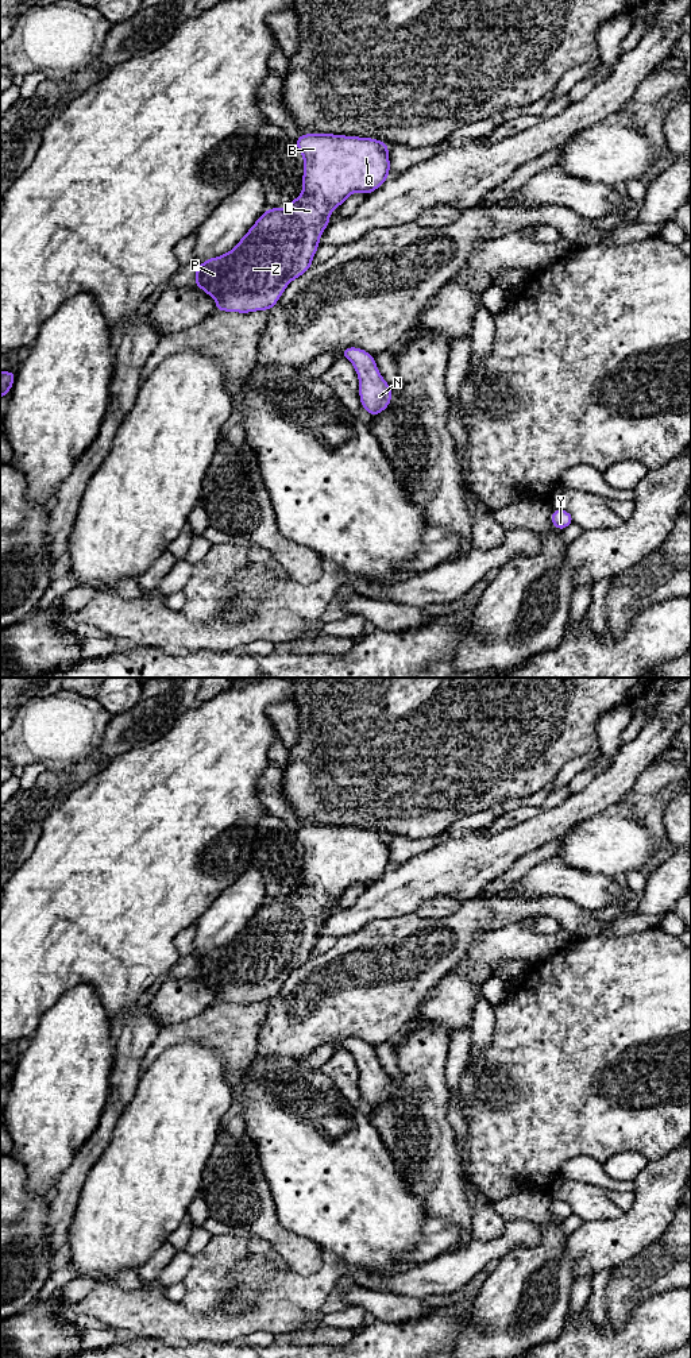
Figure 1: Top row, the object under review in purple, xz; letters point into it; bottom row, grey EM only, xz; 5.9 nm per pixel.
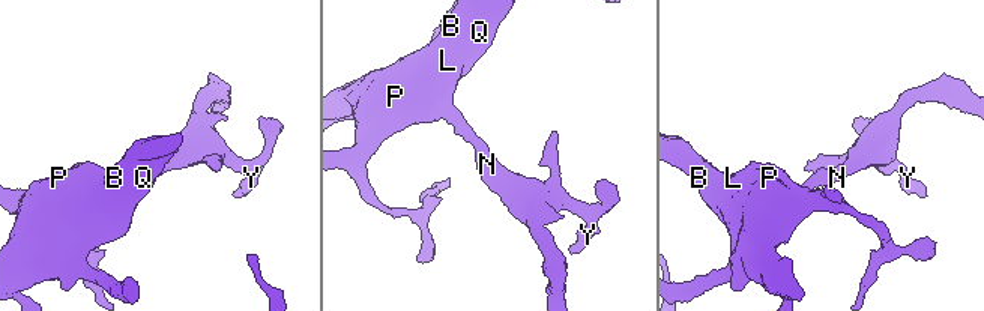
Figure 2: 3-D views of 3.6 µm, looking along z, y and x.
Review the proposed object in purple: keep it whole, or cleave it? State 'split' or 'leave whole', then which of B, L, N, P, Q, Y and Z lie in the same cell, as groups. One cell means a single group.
leave whole | B L N P Q Y Z

